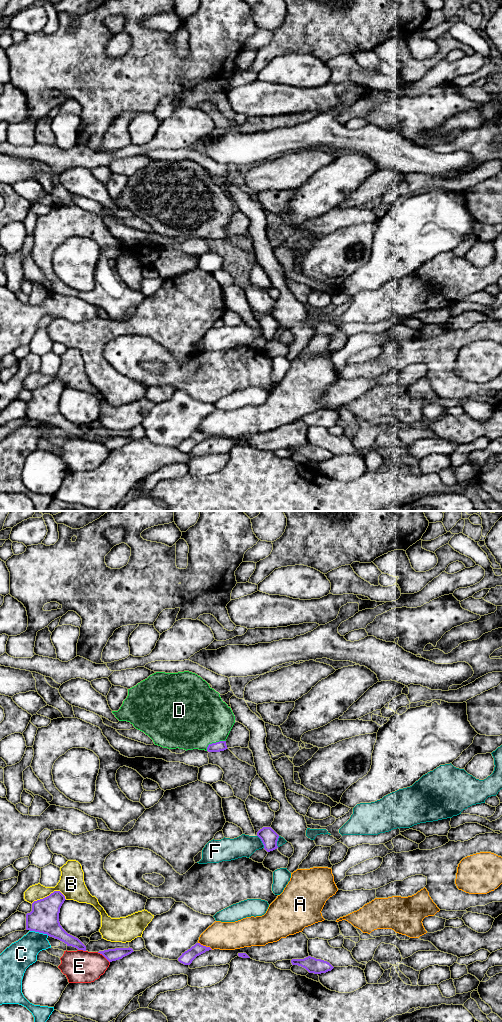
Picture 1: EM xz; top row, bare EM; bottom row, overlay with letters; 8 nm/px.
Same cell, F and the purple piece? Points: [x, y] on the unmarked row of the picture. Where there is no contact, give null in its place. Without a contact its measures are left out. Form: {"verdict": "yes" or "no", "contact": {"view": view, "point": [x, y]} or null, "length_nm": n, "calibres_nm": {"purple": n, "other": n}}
{"verdict": "no", "contact": {"view": "xz", "point": [261, 328]}, "length_nm": 120, "calibres_nm": {"purple": 140, "other": 180}}

